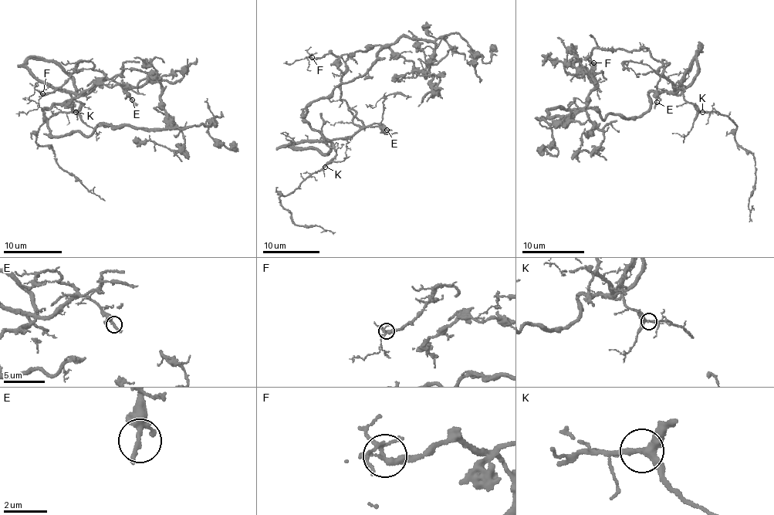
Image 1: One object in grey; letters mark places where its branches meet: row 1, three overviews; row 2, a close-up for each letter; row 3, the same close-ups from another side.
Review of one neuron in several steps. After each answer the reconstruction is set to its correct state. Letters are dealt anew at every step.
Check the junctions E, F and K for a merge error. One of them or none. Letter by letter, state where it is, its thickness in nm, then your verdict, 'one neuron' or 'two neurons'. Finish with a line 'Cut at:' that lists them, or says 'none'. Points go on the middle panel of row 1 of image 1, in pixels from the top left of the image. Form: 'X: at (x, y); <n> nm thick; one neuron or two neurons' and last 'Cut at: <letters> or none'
E: at (386, 130); 240 nm thick; one neuron
F: at (312, 57); 240 nm thick; one neuron
K: at (325, 167); 240 nm thick; one neuron
Cut at: none

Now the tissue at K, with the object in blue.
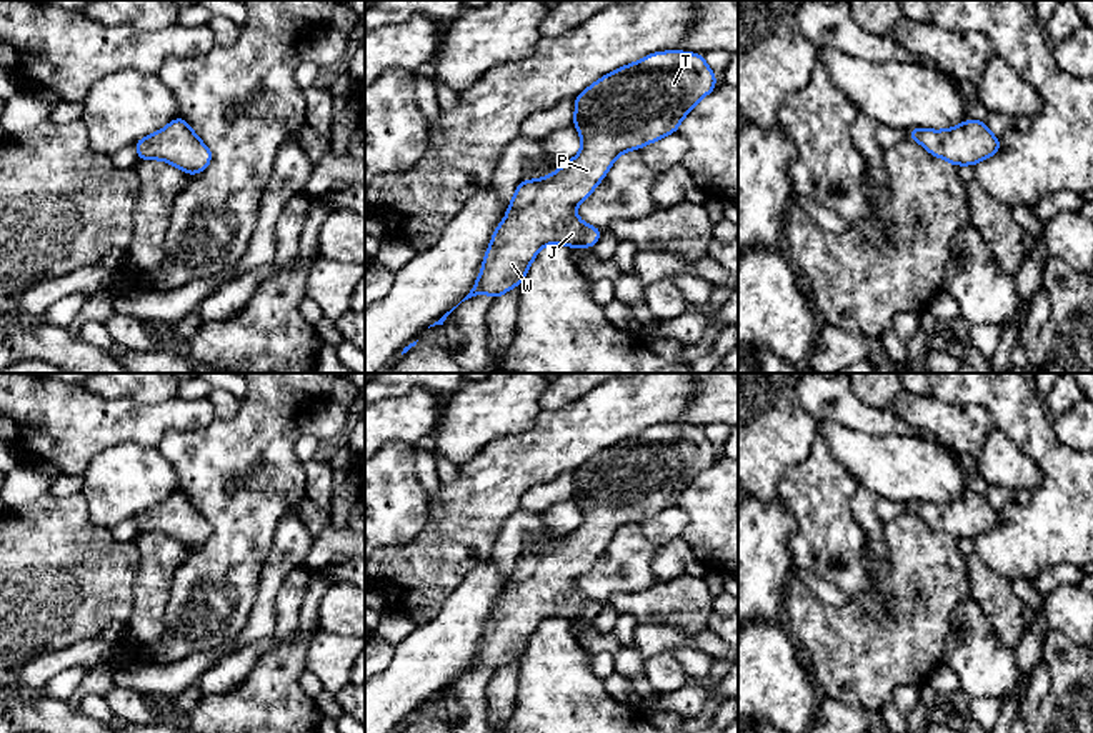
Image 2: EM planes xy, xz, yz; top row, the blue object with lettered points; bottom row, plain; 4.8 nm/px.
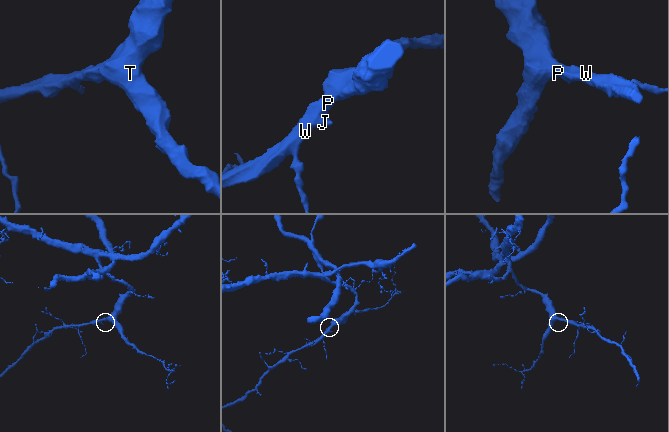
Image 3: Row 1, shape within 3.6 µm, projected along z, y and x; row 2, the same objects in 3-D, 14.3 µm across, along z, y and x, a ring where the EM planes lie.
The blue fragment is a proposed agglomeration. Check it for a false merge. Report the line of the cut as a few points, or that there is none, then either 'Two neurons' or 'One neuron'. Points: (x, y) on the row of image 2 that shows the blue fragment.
No split. One neuron

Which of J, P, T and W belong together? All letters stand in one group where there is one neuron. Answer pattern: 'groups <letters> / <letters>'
groups J P T W

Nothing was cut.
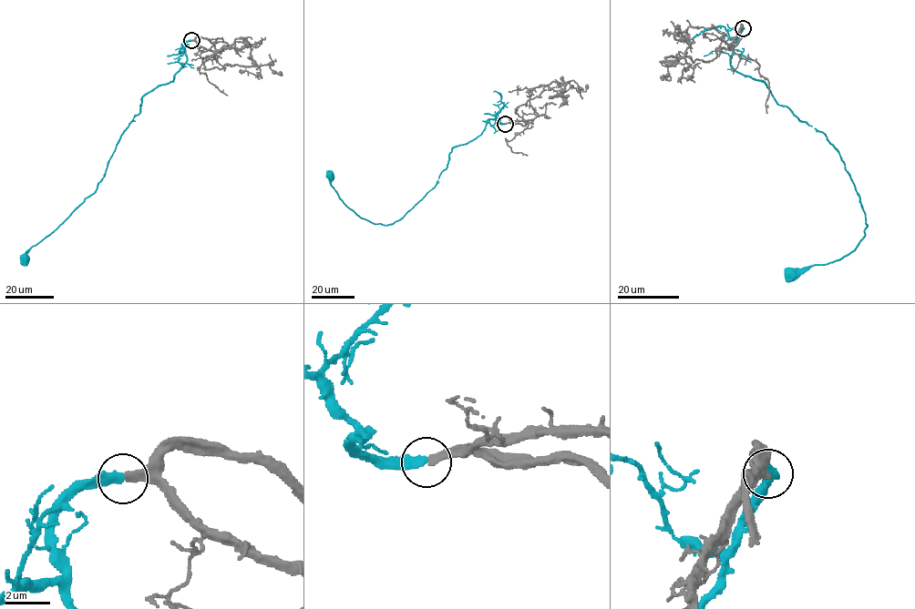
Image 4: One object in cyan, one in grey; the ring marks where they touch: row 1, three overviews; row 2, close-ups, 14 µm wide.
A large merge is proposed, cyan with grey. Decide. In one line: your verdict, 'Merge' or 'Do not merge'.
Merge

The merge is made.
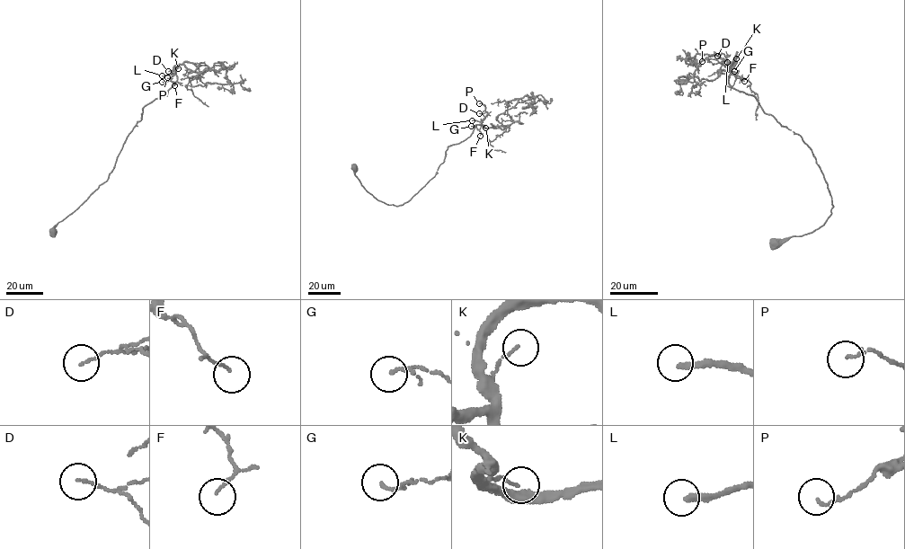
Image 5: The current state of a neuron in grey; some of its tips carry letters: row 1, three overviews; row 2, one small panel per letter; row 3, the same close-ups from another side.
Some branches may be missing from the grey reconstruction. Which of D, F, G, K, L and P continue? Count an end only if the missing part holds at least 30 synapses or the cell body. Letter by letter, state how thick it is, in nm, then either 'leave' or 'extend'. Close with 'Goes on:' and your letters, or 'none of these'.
D: calibre 90 nm; leave
F: calibre 100 nm; leave
G: calibre 130 nm; leave
K: calibre 90 nm; leave
L: calibre 240 nm; extend
P: calibre 110 nm; leave
Goes on: L

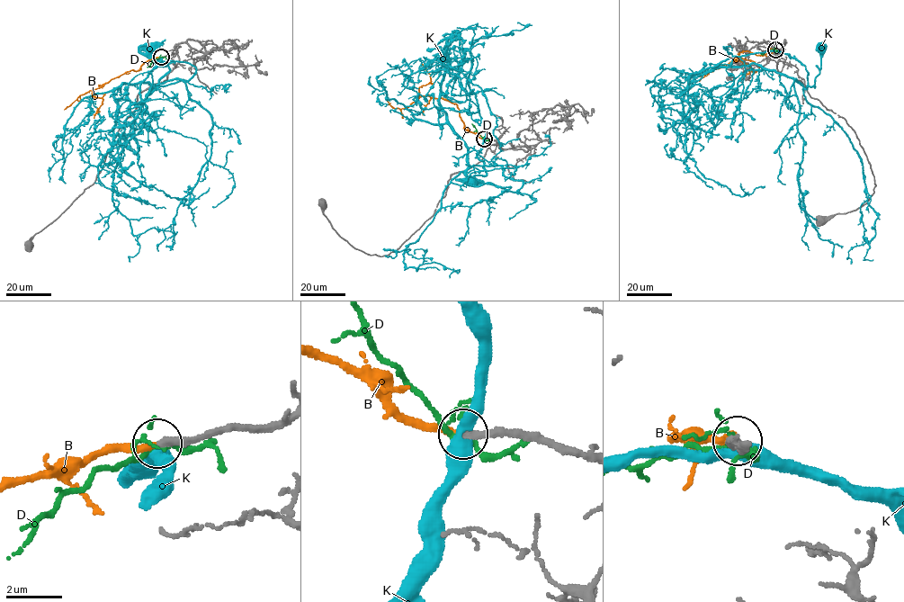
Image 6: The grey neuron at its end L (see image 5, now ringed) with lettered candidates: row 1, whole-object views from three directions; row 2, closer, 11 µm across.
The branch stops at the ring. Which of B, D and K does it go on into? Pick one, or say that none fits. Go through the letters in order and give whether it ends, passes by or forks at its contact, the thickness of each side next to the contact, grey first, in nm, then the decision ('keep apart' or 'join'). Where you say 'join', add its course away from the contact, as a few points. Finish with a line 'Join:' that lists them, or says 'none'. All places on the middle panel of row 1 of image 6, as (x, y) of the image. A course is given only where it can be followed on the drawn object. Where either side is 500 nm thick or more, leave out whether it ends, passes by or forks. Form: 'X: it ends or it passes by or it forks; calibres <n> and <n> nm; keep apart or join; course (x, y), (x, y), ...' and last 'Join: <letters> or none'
B: it ends; calibres 260 and 240 nm; join; course (484, 139), (465, 129), (456, 104), (441, 98), (419, 95), (418, 88), (430, 81), (430, 74), (423, 64)
D: it passes by; calibres 280 and 200 nm; keep apart
K: calibres 280 and 500 nm; keep apart
Join: B

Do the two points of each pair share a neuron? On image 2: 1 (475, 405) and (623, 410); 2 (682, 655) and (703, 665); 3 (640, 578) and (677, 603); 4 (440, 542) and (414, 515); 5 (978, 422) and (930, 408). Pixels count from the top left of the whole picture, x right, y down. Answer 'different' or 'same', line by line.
1: different
2: same
3: different
4: different
5: same

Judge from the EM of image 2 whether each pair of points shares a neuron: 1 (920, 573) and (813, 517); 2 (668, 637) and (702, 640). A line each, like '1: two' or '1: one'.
1: two
2: one

